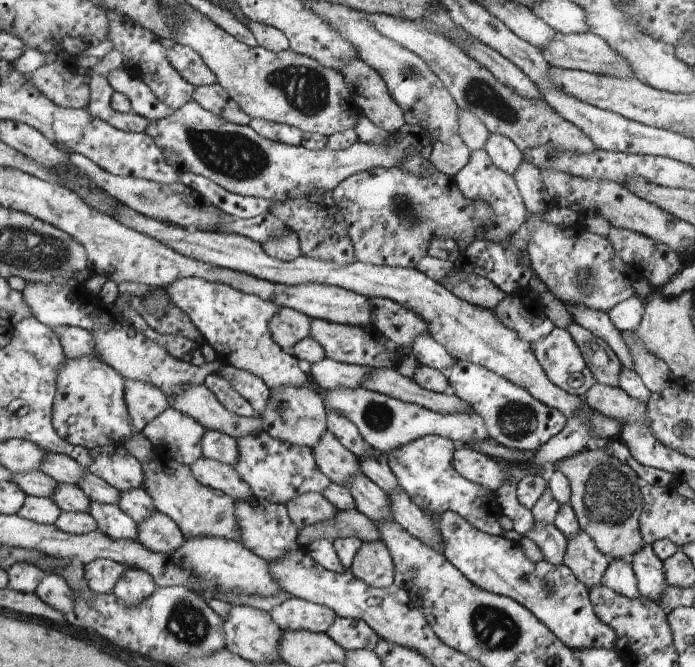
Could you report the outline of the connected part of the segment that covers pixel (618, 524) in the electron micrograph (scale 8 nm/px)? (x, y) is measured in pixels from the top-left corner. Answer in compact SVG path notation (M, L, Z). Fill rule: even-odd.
M603 448L583 451L575 456L557 461L553 469L559 469L571 481L572 502L583 531L587 531L597 543L597 546L611 559L626 559L637 554L645 545L644 538L640 529L640 518L643 512L642 490L641 486L635 484L634 470L622 460L609 454L609 451Z

